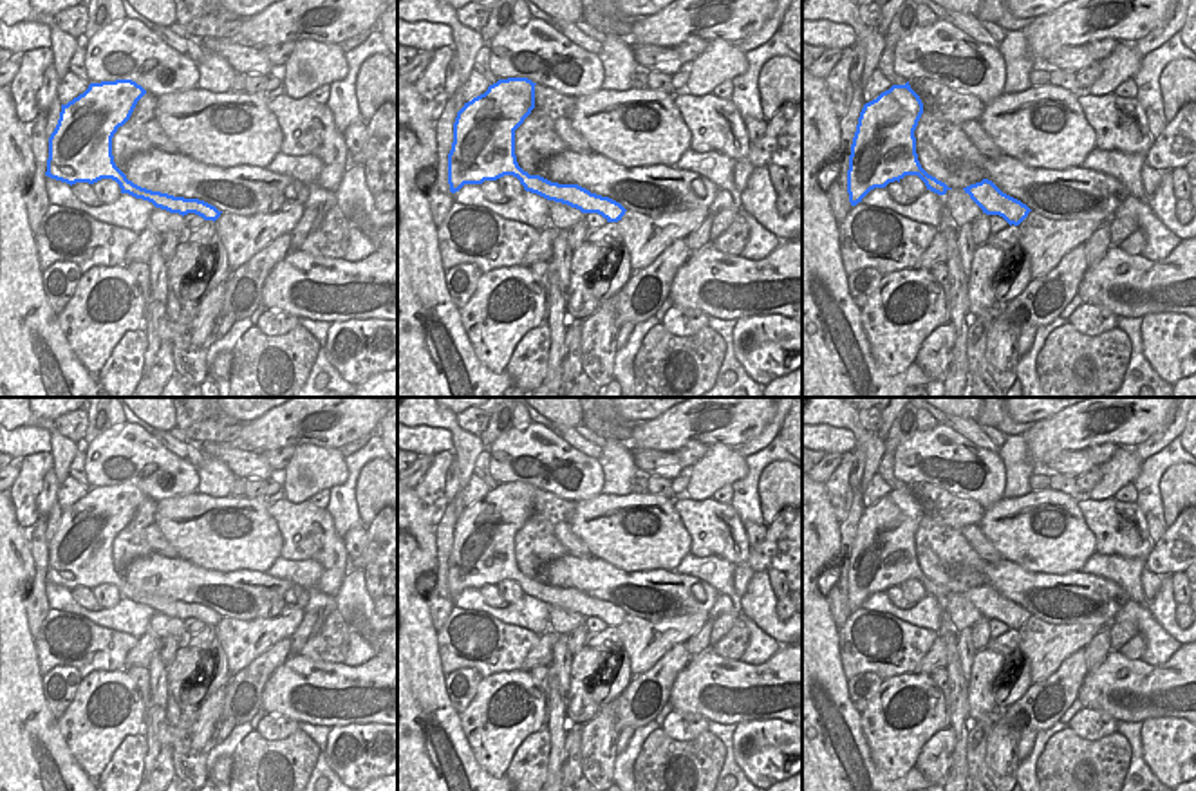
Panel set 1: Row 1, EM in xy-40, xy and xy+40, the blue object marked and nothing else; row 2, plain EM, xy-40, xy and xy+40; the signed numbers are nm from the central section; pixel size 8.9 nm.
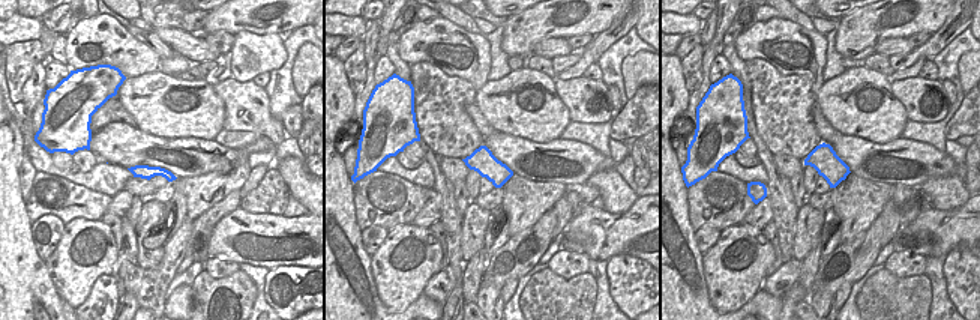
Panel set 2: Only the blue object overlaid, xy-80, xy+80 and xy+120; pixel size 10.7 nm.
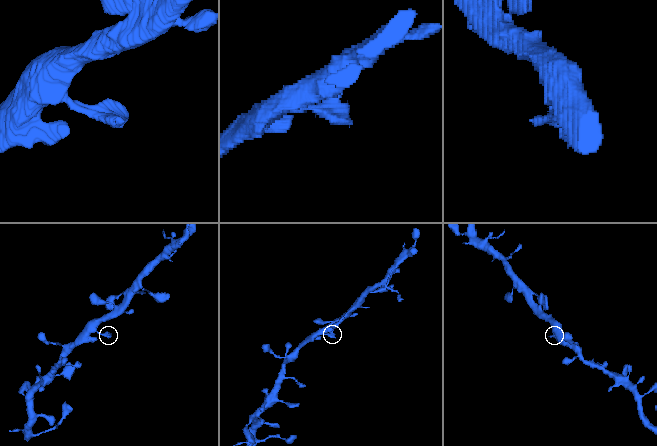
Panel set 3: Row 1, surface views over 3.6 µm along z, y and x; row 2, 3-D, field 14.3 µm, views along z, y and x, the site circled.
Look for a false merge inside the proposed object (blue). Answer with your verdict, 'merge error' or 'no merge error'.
no merge error

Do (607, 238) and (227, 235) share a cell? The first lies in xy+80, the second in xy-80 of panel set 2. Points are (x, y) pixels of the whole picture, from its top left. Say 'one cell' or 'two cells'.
one cell

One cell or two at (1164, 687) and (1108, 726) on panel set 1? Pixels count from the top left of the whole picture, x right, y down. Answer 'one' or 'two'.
two

